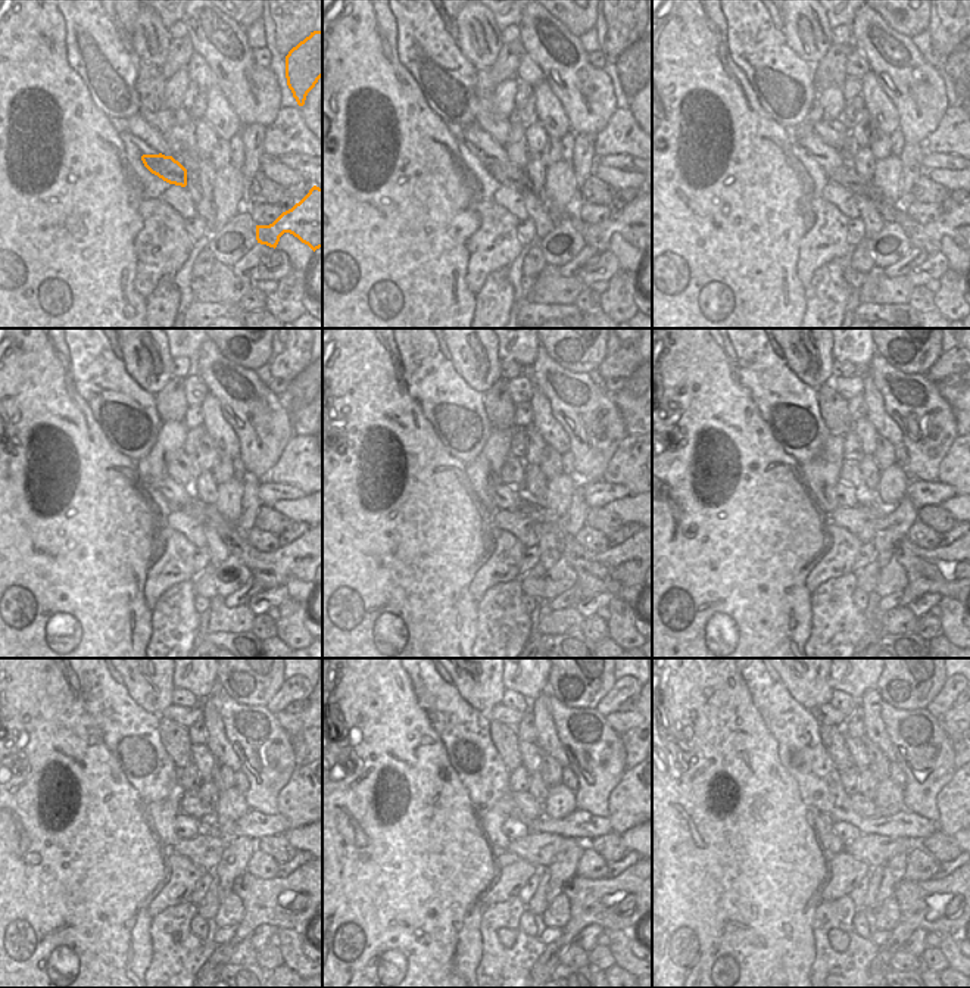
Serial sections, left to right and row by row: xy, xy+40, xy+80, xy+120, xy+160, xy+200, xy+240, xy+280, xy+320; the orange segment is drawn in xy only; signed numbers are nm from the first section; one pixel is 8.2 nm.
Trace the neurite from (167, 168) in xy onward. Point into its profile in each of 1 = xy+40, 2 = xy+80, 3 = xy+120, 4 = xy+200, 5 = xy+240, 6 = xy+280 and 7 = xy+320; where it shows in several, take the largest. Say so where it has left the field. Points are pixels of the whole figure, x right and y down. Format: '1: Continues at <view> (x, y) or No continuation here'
1: Continues at xy+40 (508, 174)
2: Continues at xy+80 (923, 236)
3: Continues at xy+120 (290, 561)
4: Continues at xy+200 (948, 572)
5: Continues at xy+240 (292, 901)
6: Continues at xy+280 (620, 903)
7: Continues at xy+320 (945, 906)

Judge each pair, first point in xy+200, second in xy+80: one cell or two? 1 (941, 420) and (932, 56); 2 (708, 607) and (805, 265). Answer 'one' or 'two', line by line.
1: two
2: two

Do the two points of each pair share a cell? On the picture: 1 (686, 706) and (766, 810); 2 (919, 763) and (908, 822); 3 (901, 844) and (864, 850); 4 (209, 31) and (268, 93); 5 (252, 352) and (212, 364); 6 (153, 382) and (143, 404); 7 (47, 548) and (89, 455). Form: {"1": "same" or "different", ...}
{"1": "same", "2": "different", "3": "same", "4": "same", "5": "different", "6": "different", "7": "same"}

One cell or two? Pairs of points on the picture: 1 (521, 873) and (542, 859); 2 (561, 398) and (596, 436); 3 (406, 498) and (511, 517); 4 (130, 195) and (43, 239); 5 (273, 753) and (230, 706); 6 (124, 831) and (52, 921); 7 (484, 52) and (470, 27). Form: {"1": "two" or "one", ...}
{"1": "two", "2": "one", "3": "two", "4": "one", "5": "one", "6": "one", "7": "one"}

